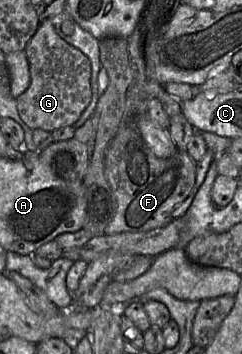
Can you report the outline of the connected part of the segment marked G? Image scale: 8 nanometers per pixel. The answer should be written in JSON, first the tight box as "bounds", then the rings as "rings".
{"bounds":[16,19,92,132],"rings":[[[50,19],[40,22],[24,51],[29,62],[31,82],[27,90],[16,98],[20,117],[31,130],[52,132],[74,126],[92,99],[89,59],[58,36]]]}

